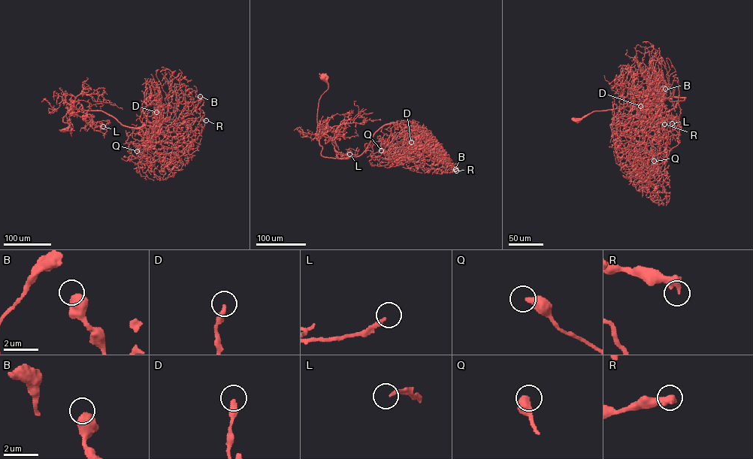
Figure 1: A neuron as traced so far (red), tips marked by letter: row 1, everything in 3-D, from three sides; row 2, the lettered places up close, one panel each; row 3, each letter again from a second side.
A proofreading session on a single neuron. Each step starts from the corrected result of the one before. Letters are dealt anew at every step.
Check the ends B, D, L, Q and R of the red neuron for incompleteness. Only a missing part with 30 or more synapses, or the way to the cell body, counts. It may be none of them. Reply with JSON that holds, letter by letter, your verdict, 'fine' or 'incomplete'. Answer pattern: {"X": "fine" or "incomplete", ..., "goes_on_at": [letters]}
{"B": "fine", "D": "fine", "L": "fine", "Q": "incomplete", "R": "fine", "goes_on_at": ["Q"]}

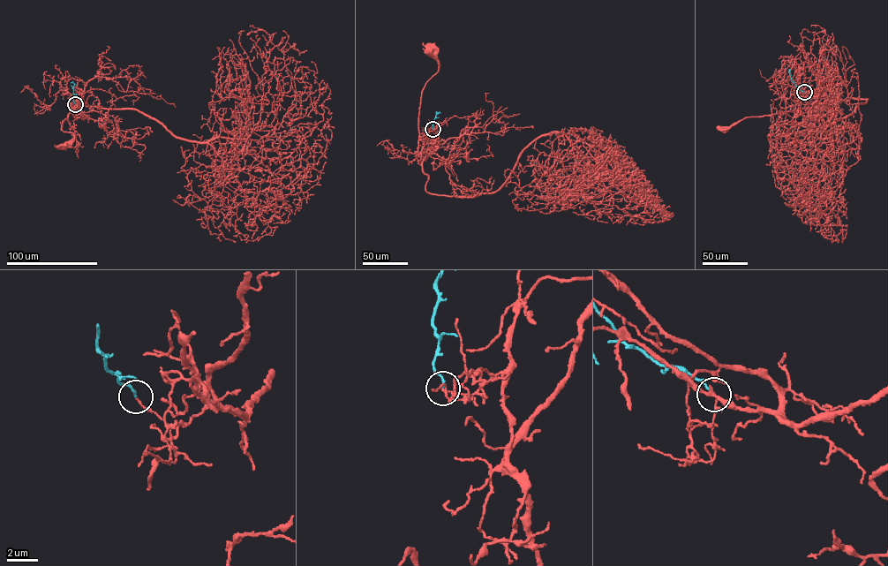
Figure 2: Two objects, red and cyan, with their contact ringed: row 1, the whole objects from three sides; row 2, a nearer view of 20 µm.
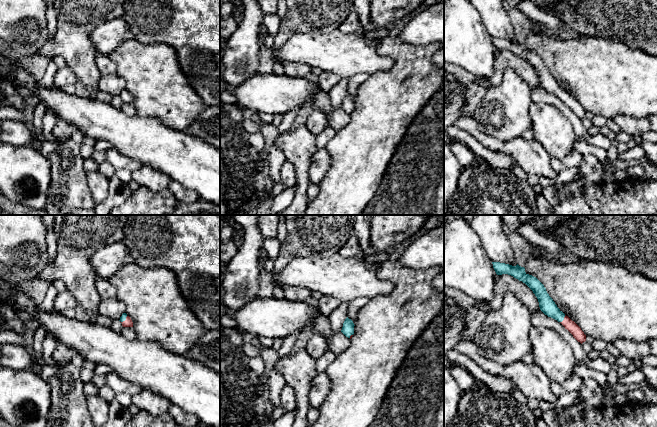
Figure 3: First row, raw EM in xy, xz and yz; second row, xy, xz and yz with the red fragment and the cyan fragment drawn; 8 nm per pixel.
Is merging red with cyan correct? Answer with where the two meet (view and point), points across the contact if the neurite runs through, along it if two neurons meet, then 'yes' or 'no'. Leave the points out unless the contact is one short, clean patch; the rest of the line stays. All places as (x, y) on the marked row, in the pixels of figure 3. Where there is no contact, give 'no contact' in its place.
yz (564, 319) | across yz (571, 326), (564, 319), (547, 305) | yes

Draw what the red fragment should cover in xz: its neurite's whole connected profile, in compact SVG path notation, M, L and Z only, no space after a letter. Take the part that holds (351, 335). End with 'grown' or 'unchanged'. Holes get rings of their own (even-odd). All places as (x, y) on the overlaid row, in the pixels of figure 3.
M348 317L345 319L344 323L343 323L343 327L341 332L348 338L352 338L353 334L354 334L354 323L351 319L349 319Z; grown

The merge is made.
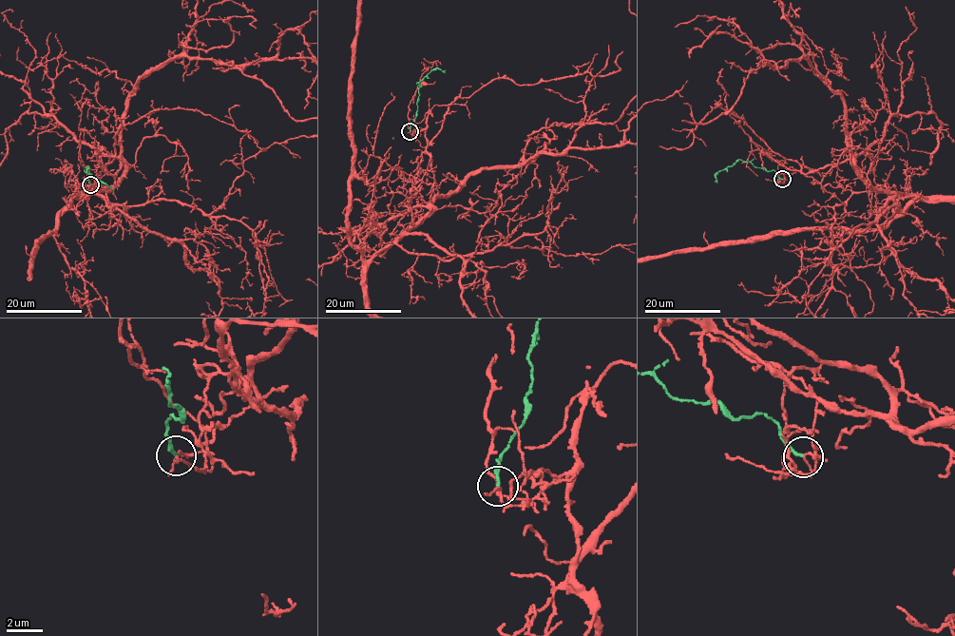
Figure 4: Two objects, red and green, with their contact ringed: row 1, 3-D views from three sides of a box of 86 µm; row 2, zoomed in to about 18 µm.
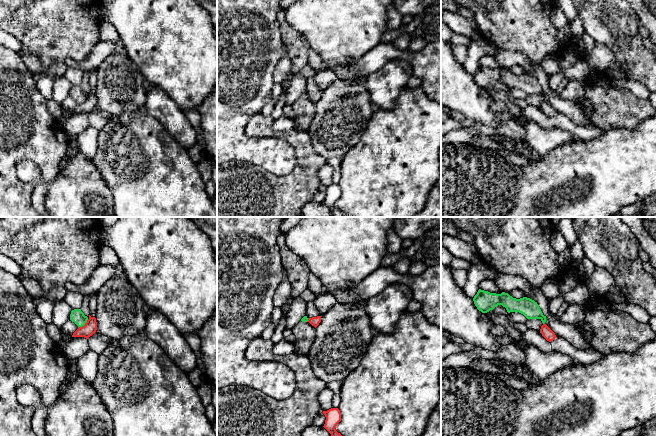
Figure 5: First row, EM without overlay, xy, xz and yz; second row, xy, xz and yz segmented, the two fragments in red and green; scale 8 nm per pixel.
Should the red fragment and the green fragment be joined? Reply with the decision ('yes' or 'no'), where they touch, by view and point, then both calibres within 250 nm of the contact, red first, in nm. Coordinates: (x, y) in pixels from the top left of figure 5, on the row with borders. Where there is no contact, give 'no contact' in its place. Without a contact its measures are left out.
no | xy (84, 325) | 110/110 nm

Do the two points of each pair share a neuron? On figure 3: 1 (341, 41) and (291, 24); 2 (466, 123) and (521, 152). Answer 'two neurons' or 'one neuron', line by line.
1: two neurons
2: one neuron

